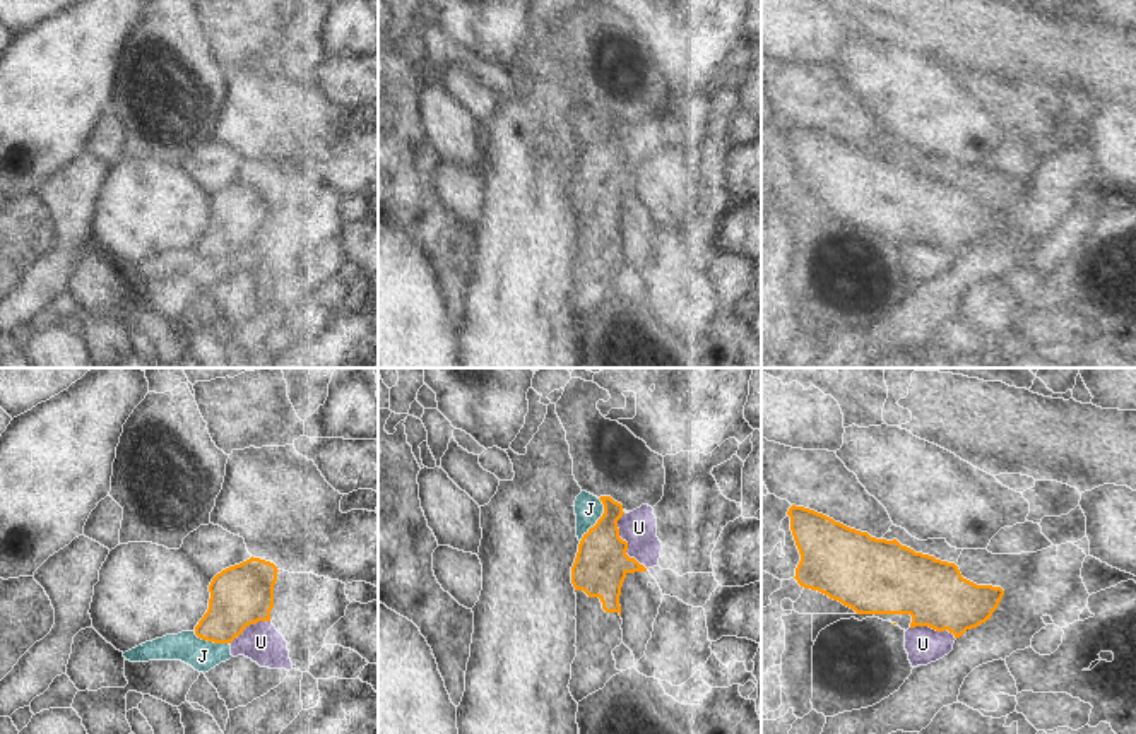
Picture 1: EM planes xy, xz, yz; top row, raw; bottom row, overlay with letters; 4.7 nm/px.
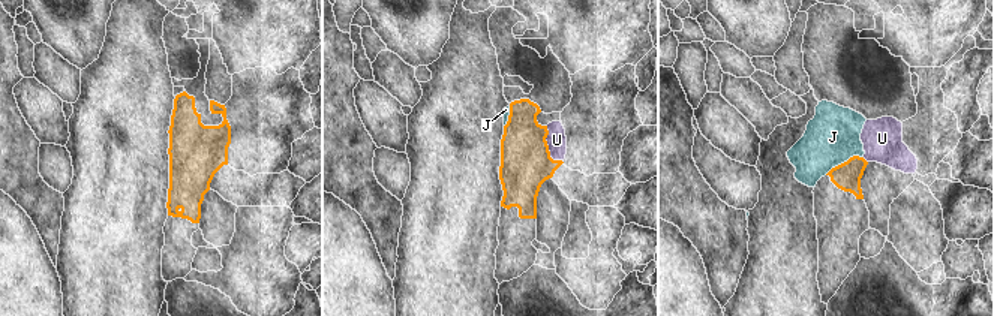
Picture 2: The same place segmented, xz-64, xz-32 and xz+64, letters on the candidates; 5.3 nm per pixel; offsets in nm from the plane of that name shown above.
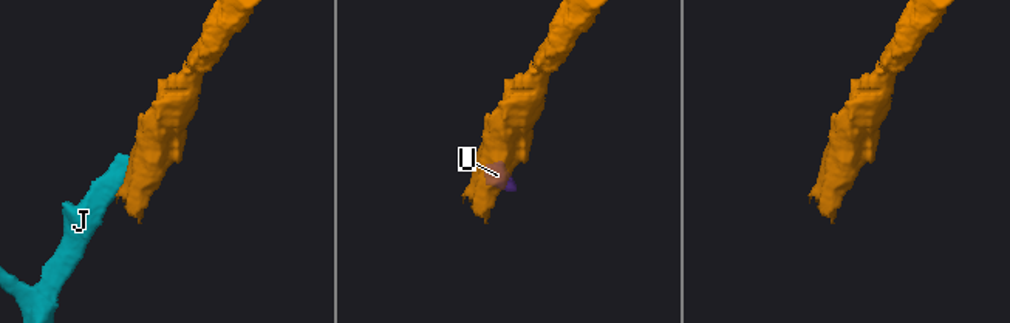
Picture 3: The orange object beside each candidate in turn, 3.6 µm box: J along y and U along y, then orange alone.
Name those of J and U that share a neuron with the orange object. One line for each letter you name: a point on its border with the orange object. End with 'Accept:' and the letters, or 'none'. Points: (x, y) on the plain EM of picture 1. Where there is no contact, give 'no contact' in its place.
Accept: none

